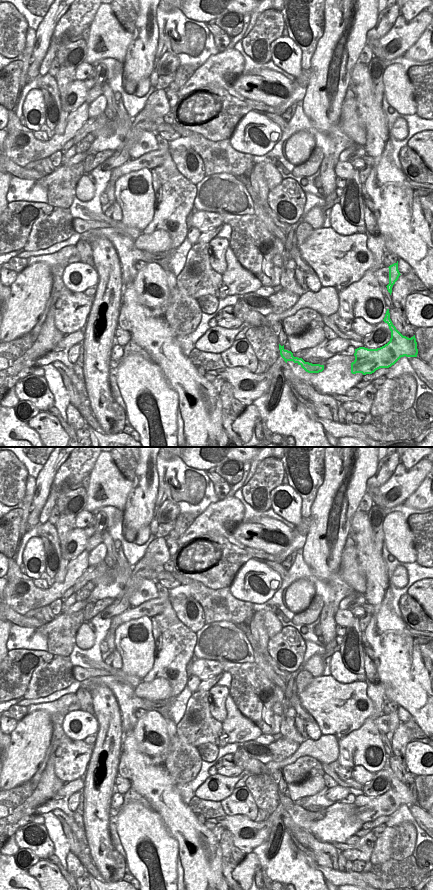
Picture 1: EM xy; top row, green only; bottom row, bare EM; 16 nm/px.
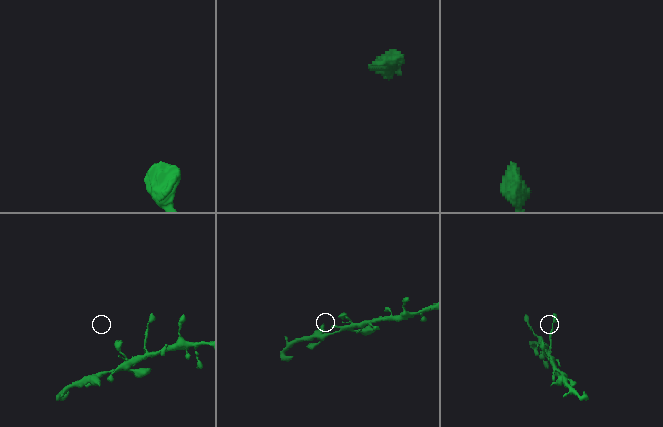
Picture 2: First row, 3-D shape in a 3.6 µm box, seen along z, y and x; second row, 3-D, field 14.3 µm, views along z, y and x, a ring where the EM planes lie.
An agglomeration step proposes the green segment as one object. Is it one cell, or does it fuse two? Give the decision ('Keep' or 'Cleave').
Keep

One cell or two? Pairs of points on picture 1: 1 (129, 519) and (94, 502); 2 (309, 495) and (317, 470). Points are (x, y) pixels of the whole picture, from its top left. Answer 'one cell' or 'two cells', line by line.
1: two cells
2: one cell

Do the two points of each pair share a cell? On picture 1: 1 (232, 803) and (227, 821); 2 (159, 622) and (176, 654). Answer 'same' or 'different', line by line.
1: different
2: same

